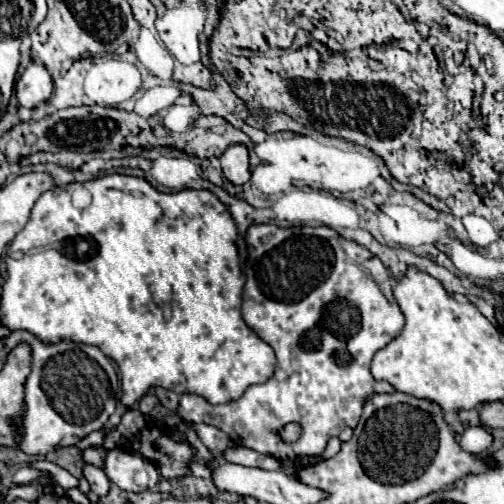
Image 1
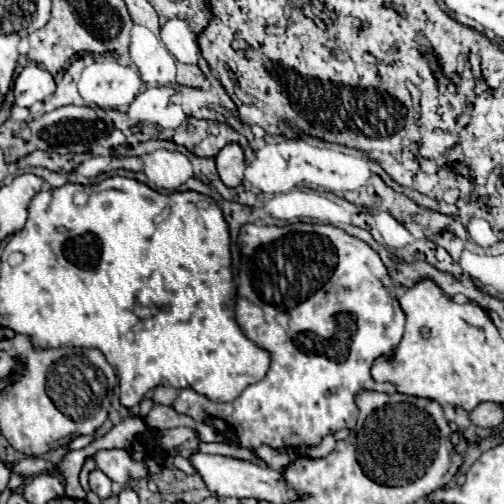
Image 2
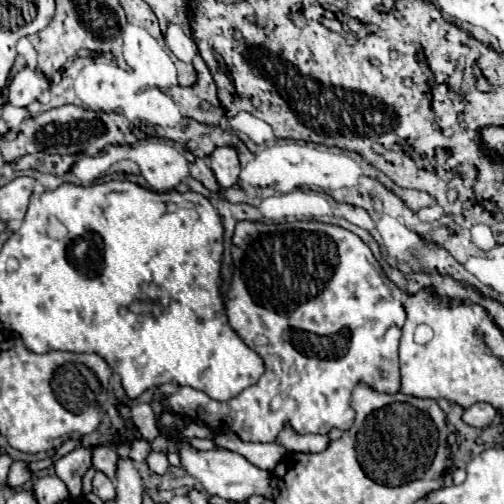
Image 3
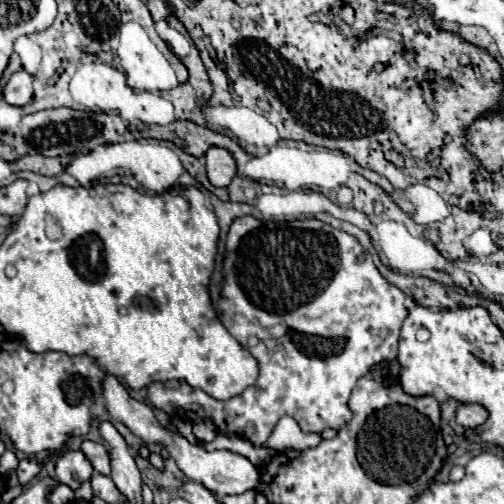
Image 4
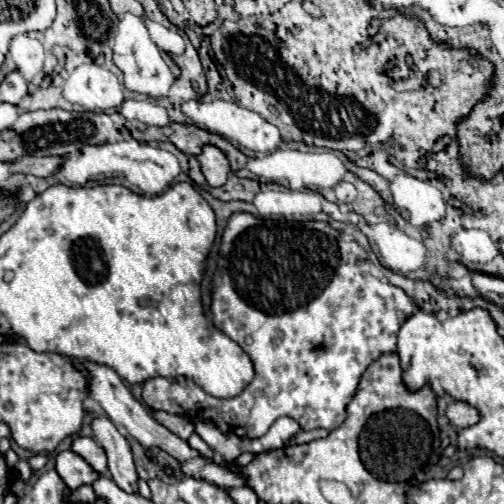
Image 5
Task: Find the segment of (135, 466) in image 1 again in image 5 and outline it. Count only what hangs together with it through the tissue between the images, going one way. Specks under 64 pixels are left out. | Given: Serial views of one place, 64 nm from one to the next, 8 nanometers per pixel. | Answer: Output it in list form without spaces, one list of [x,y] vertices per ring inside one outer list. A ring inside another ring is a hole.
[[[78,436],[74,442],[72,442],[72,448],[70,448],[74,454],[78,454],[80,458],[84,458],[96,472],[104,472],[106,470],[106,454],[104,454],[104,448],[98,446],[92,438],[86,438],[86,436]]]

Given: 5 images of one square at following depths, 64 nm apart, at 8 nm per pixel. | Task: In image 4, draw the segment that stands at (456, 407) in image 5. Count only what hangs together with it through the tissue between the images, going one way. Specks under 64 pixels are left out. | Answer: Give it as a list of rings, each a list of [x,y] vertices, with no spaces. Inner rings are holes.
[[[460,404],[456,408],[456,422],[464,428],[476,428],[484,424],[488,418],[488,412],[480,404]]]

